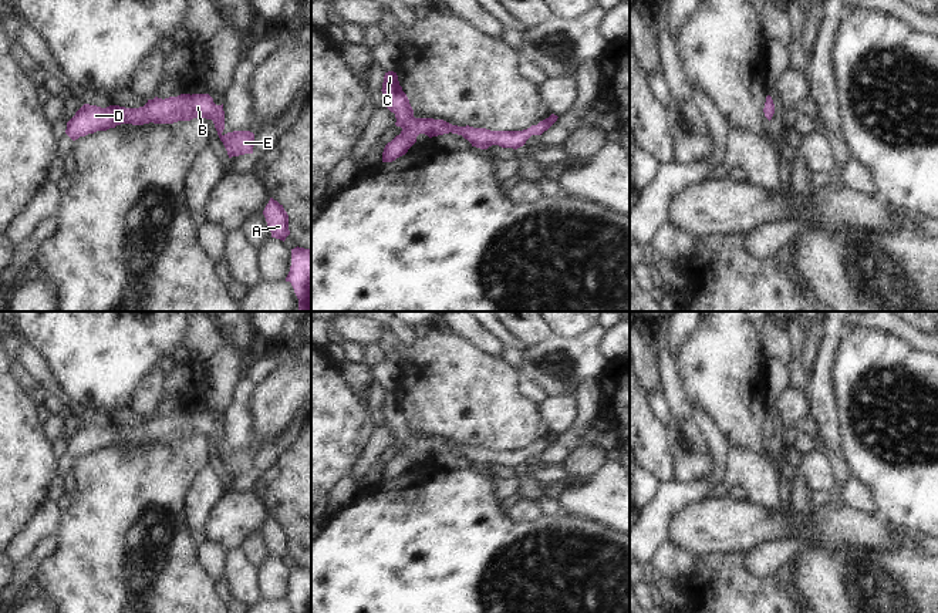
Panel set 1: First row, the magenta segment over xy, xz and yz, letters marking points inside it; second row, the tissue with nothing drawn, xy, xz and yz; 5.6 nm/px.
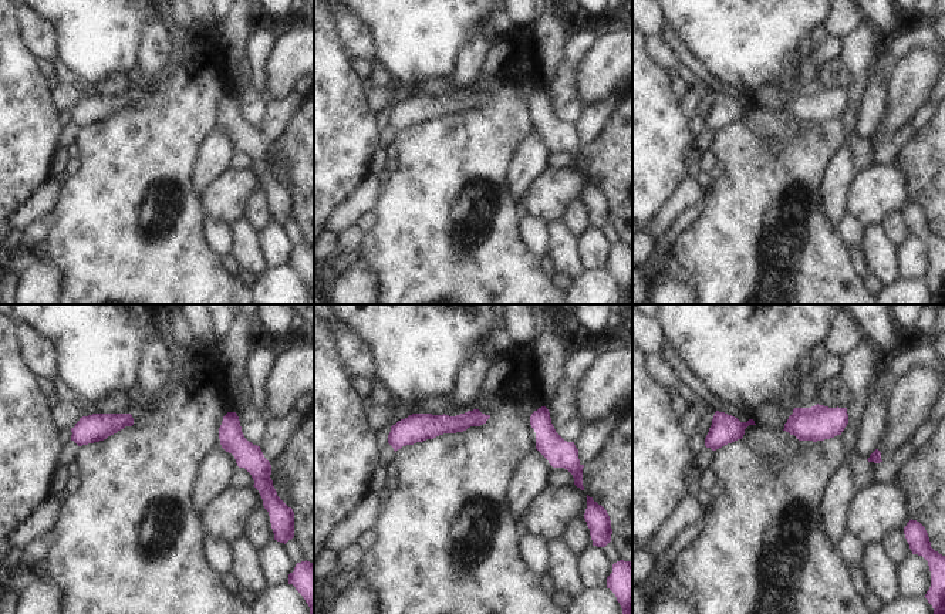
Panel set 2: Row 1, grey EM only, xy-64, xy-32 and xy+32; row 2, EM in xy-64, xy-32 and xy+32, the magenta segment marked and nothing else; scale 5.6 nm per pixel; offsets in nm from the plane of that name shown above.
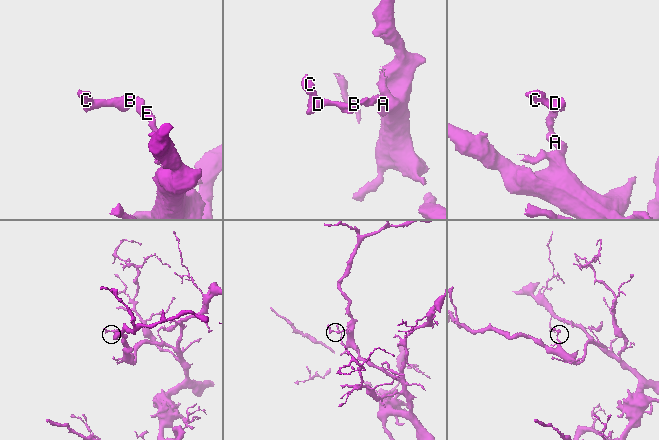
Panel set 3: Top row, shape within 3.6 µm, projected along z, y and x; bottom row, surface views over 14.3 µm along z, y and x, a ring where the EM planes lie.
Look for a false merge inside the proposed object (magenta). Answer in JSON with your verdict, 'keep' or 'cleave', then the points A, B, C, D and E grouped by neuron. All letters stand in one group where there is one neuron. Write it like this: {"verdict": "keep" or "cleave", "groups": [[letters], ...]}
{"verdict": "keep", "groups": [["A", "B", "C", "D", "E"]]}

